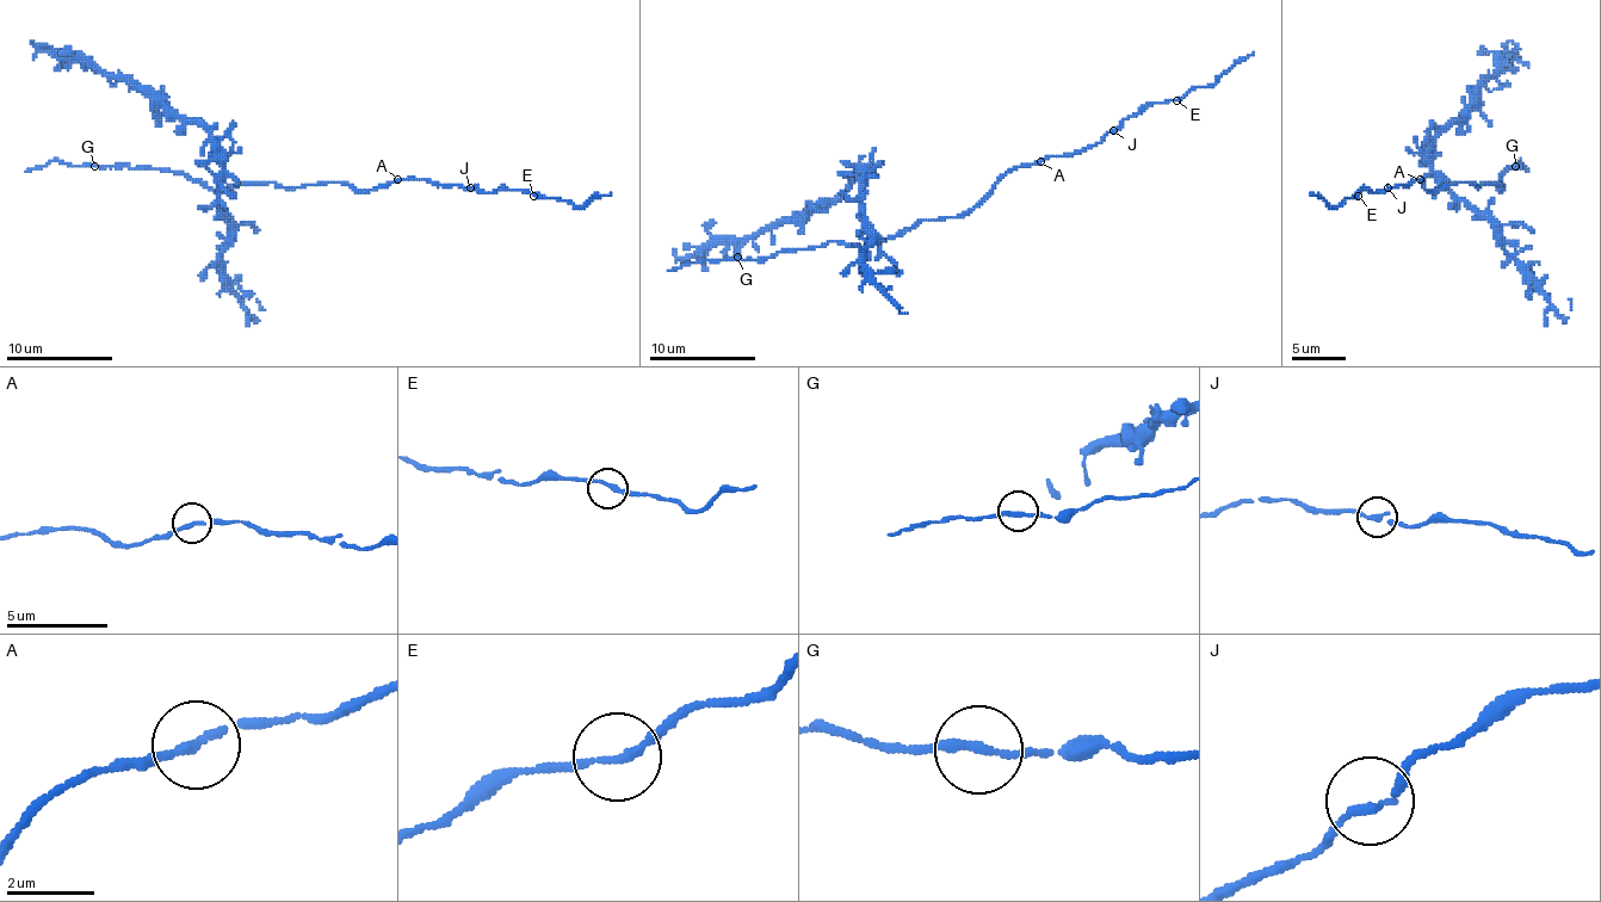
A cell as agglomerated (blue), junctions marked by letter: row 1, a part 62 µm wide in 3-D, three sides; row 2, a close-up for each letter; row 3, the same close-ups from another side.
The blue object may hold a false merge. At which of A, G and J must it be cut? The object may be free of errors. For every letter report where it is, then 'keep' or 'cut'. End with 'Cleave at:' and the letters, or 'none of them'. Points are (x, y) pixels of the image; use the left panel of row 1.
A: (397, 179) | keep
G: (94, 166) | keep
J: (470, 187) | keep
Cleave at: none of them

